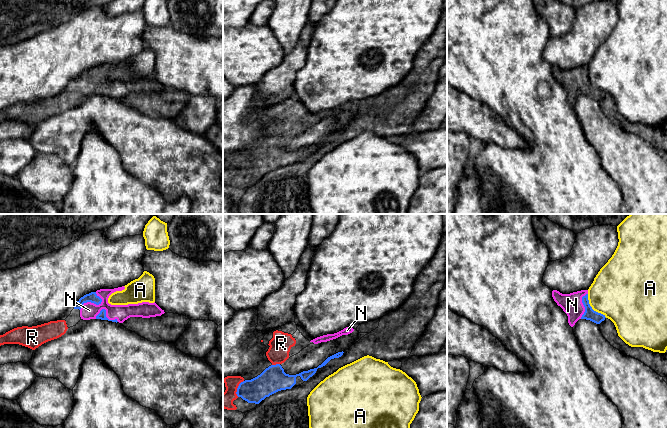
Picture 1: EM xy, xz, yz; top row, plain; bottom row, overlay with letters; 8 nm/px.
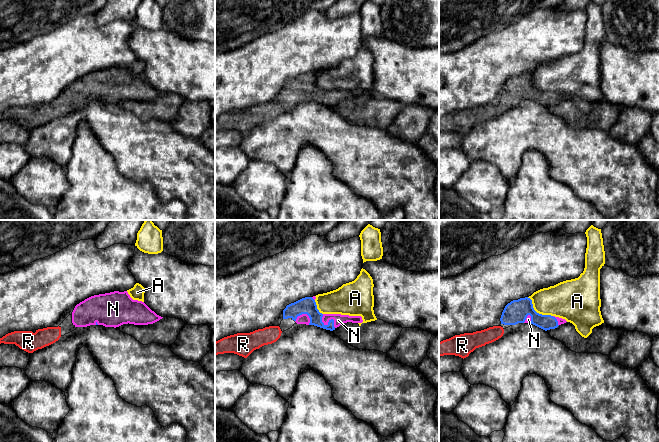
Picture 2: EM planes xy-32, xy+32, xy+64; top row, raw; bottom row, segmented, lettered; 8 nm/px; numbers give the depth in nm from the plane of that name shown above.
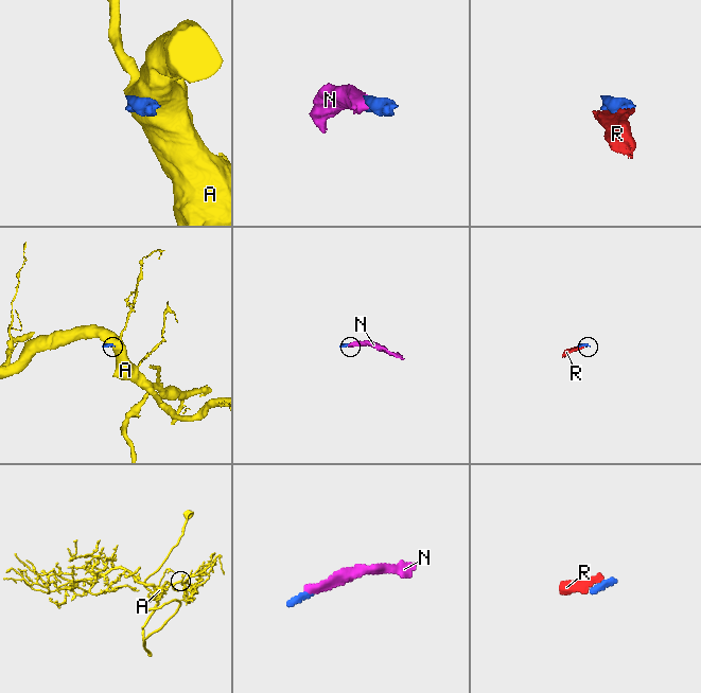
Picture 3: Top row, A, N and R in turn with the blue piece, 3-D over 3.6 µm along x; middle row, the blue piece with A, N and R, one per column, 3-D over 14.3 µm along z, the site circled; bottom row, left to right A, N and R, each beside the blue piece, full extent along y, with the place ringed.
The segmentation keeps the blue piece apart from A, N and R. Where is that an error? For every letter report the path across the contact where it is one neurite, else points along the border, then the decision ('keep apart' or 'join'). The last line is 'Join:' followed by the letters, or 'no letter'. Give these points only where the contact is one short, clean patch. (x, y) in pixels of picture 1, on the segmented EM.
A: keep apart
N: across xy (92, 297), (90, 301), (89, 310) | join
R: join
Join: N, R

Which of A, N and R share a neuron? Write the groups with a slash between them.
A / N R

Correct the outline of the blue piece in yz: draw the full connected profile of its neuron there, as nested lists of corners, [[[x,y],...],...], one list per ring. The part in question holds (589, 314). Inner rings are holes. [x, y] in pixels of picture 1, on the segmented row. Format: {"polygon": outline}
{"polygon": [[[557,290],[552,291],[554,301],[568,316],[568,323],[571,327],[579,319],[590,320],[600,324],[605,320],[605,315],[592,309],[588,300],[588,290],[581,290],[570,294],[562,294]]]}

